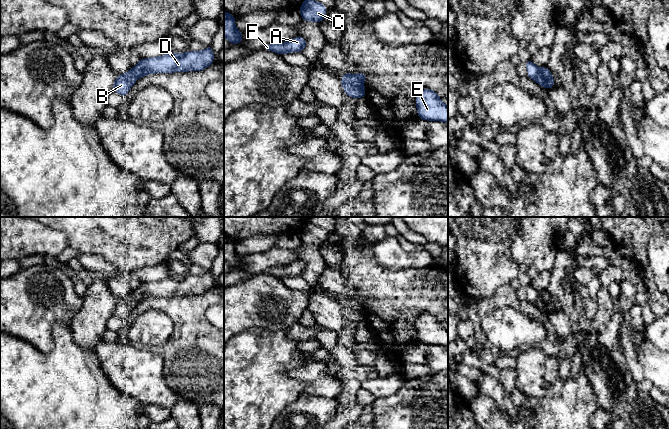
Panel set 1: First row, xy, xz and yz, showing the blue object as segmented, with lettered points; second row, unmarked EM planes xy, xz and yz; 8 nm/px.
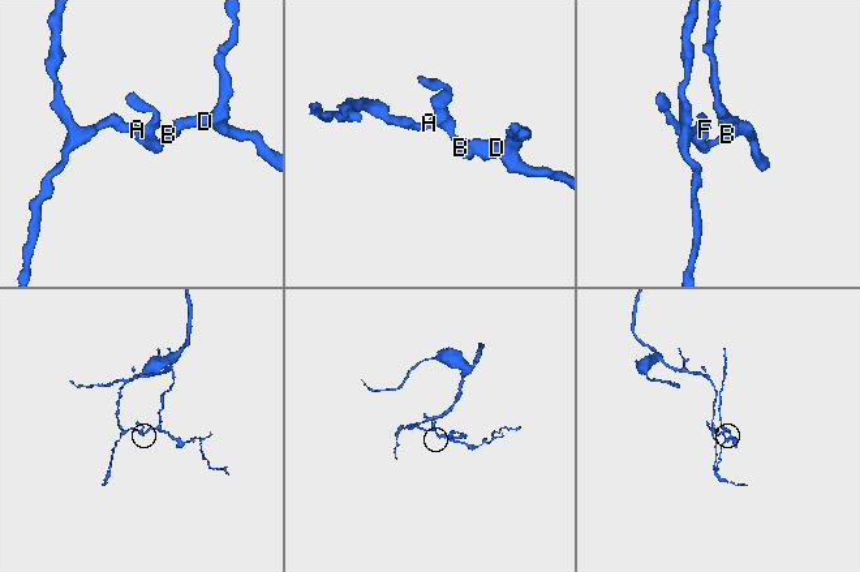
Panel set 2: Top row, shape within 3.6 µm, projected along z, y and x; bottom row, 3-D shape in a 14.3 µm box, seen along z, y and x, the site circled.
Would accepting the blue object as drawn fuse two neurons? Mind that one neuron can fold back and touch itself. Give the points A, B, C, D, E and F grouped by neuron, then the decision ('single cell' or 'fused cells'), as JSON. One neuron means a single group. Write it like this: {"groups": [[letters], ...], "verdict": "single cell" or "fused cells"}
{"groups": [["A", "B", "C", "F"], ["D", "E"]], "verdict": "fused cells"}

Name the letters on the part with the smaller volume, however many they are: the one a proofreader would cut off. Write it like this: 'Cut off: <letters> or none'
Cut off: D, E

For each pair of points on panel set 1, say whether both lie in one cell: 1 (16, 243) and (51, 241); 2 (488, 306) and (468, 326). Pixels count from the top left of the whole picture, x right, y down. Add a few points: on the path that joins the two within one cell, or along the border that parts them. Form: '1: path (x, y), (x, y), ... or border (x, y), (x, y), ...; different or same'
1: path (25, 241), (42, 241); same
2: border (468, 318), (474, 325); different

